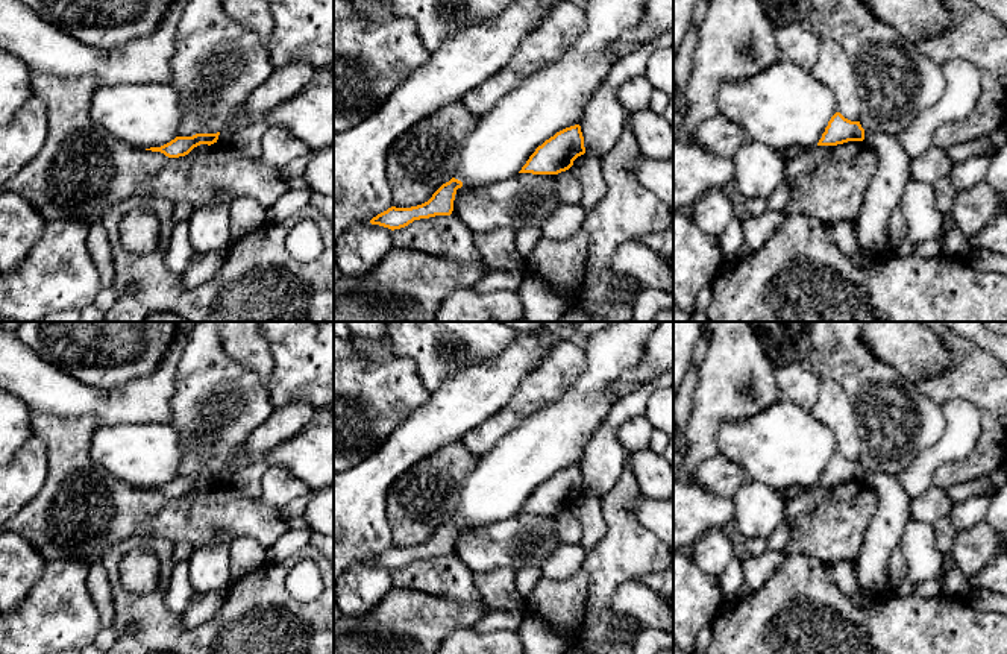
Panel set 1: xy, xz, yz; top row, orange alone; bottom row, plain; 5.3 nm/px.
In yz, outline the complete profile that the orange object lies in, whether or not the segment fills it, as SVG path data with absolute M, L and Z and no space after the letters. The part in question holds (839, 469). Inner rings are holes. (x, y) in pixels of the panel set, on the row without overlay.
M836 452L822 478L819 479L817 486L837 486L848 481L863 481L864 479L864 469L861 467L860 461L851 461L845 458L840 452Z

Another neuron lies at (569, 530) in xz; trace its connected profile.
M570 508L557 514L557 536L563 545L581 542L582 527Z

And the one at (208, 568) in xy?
M218 536L209 546L193 549L188 560L188 578L199 593L226 592L231 581L231 540Z

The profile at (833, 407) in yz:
M820 381L811 413L816 420L833 431L837 452L851 461L858 461L863 445L857 431L857 411L837 382Z

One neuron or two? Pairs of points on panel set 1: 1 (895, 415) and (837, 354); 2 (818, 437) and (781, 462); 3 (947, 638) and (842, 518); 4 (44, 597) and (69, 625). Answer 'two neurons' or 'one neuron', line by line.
1: one neuron
2: one neuron
3: two neurons
4: one neuron

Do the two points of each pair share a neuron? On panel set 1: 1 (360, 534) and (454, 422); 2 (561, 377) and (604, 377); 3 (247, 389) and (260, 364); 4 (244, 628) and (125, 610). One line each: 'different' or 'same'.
1: same
2: different
3: different
4: same

